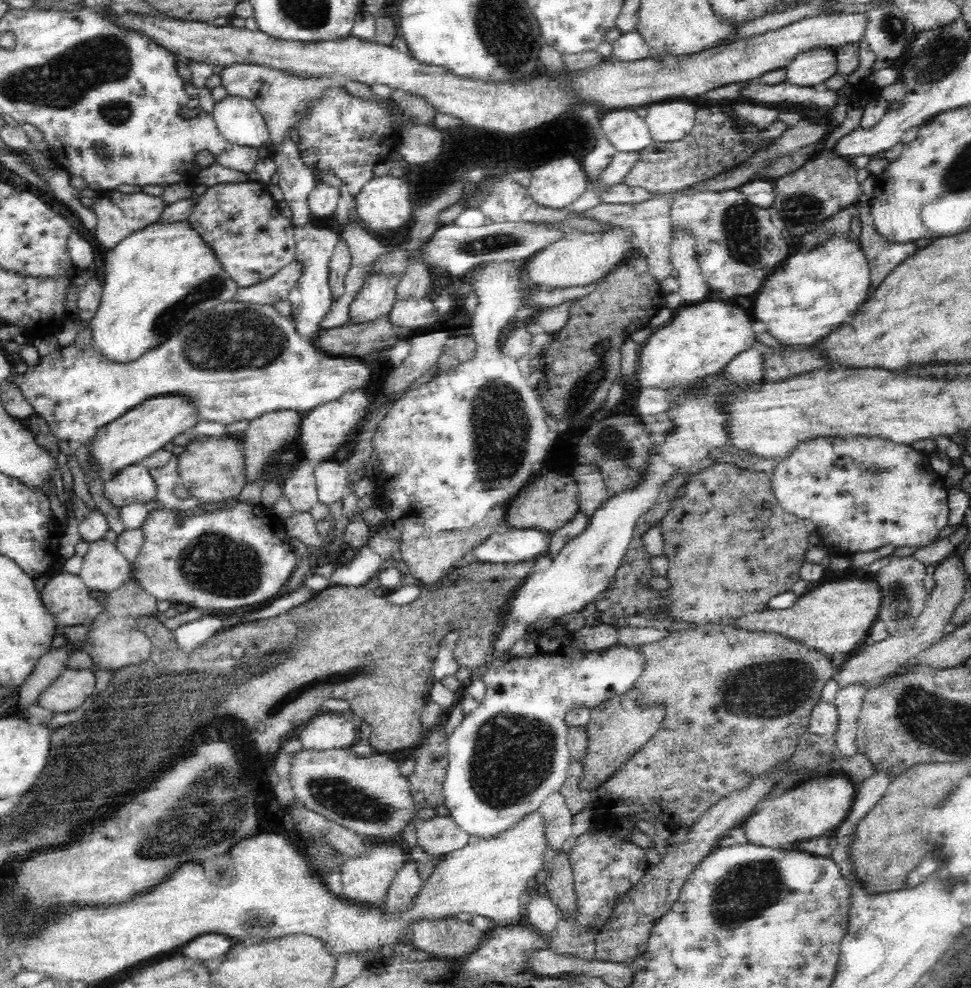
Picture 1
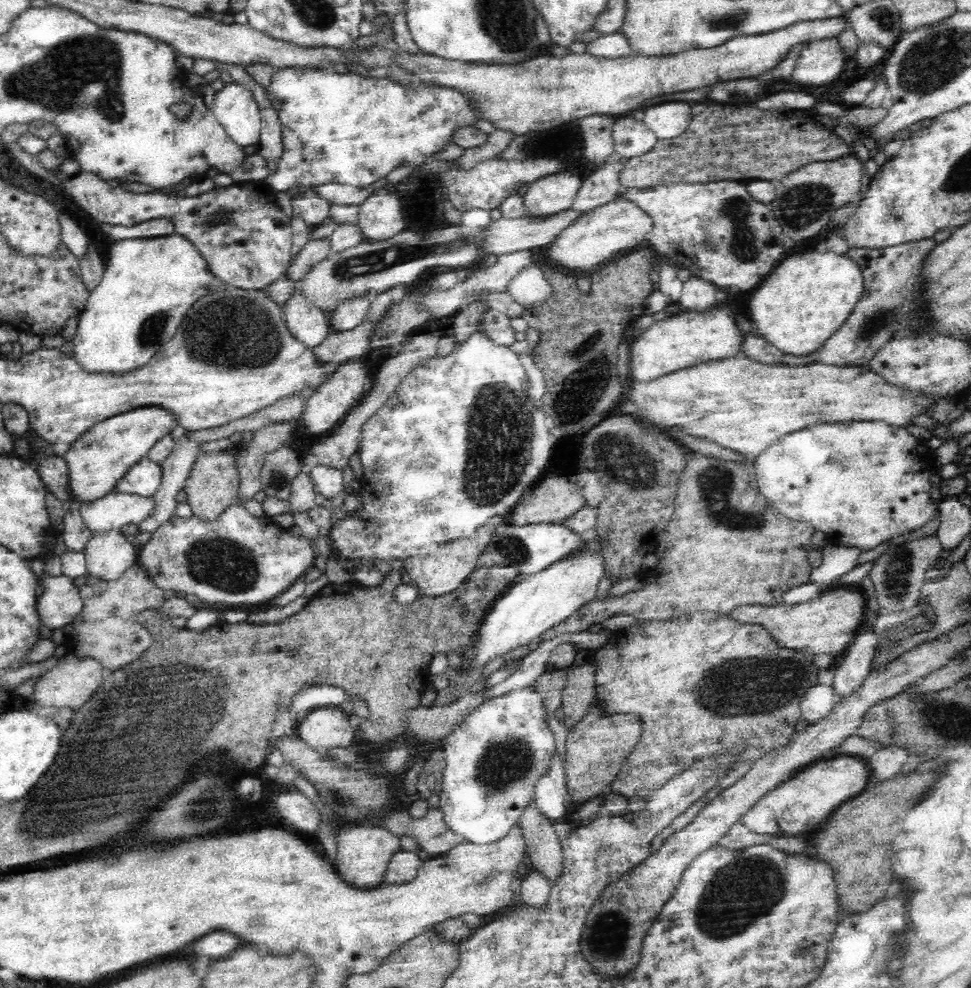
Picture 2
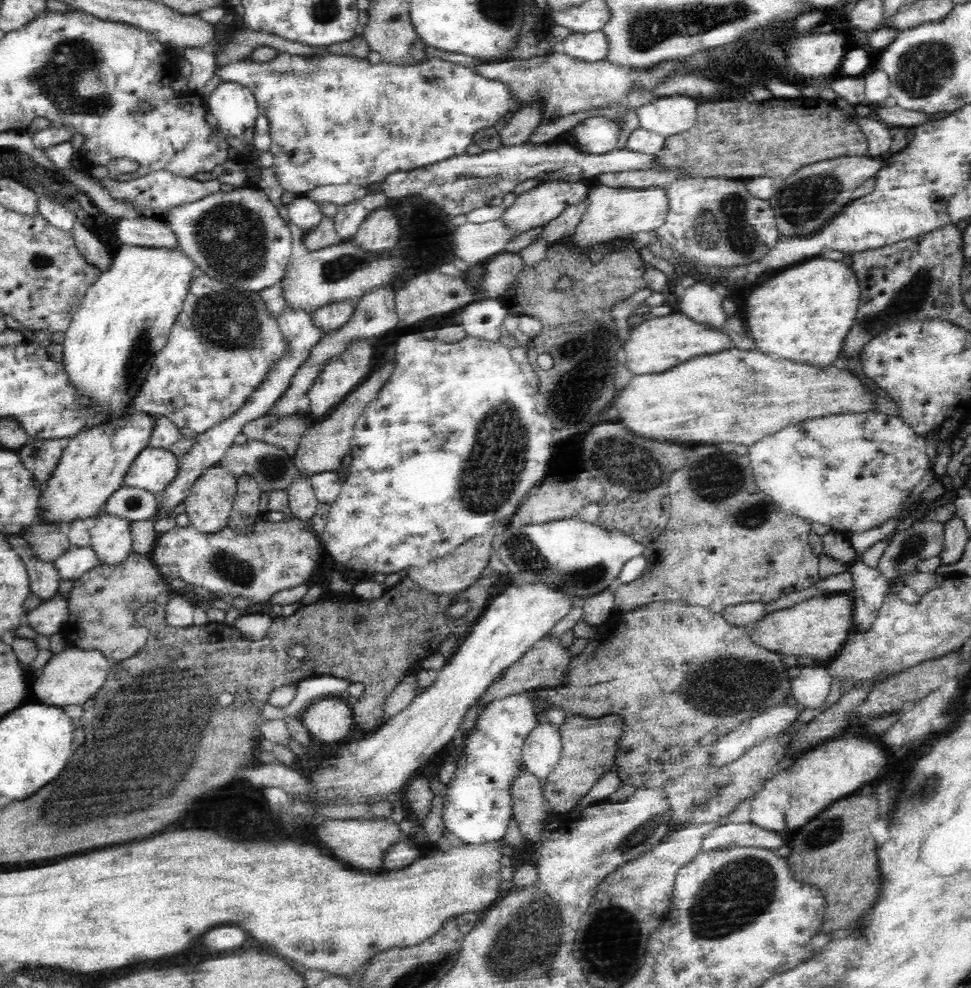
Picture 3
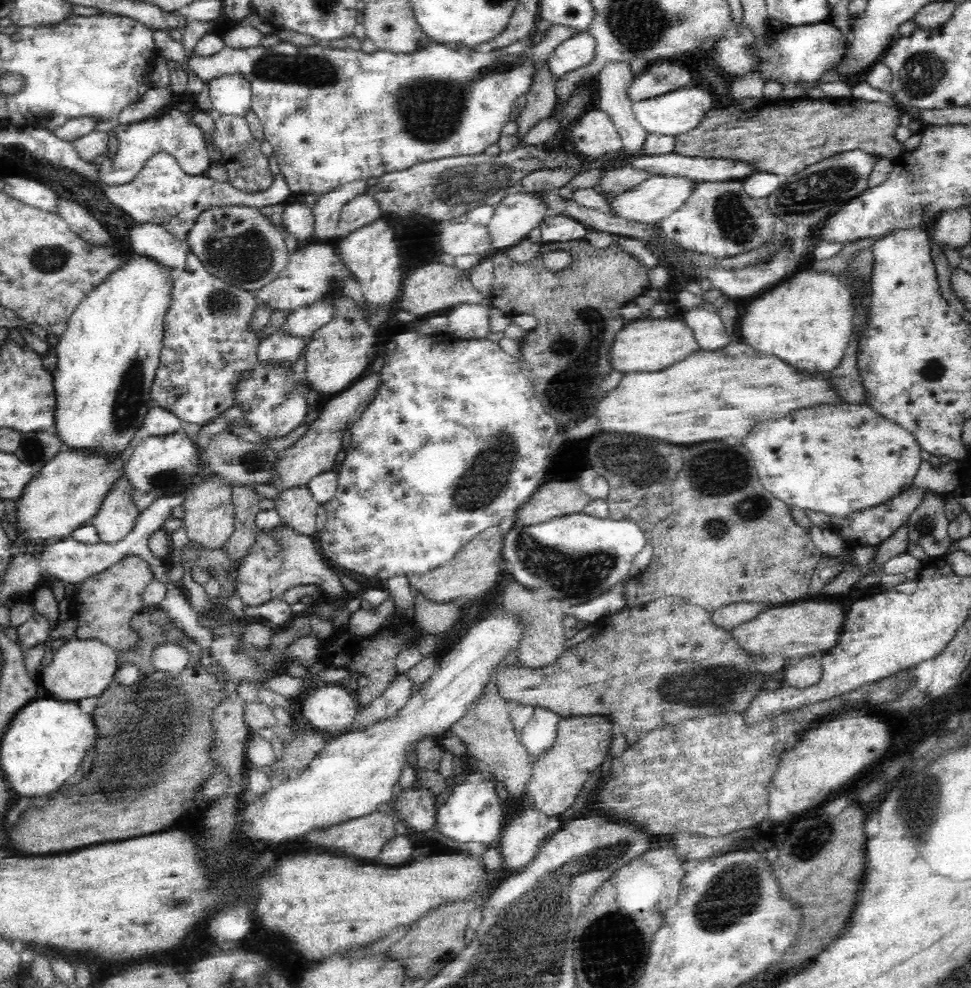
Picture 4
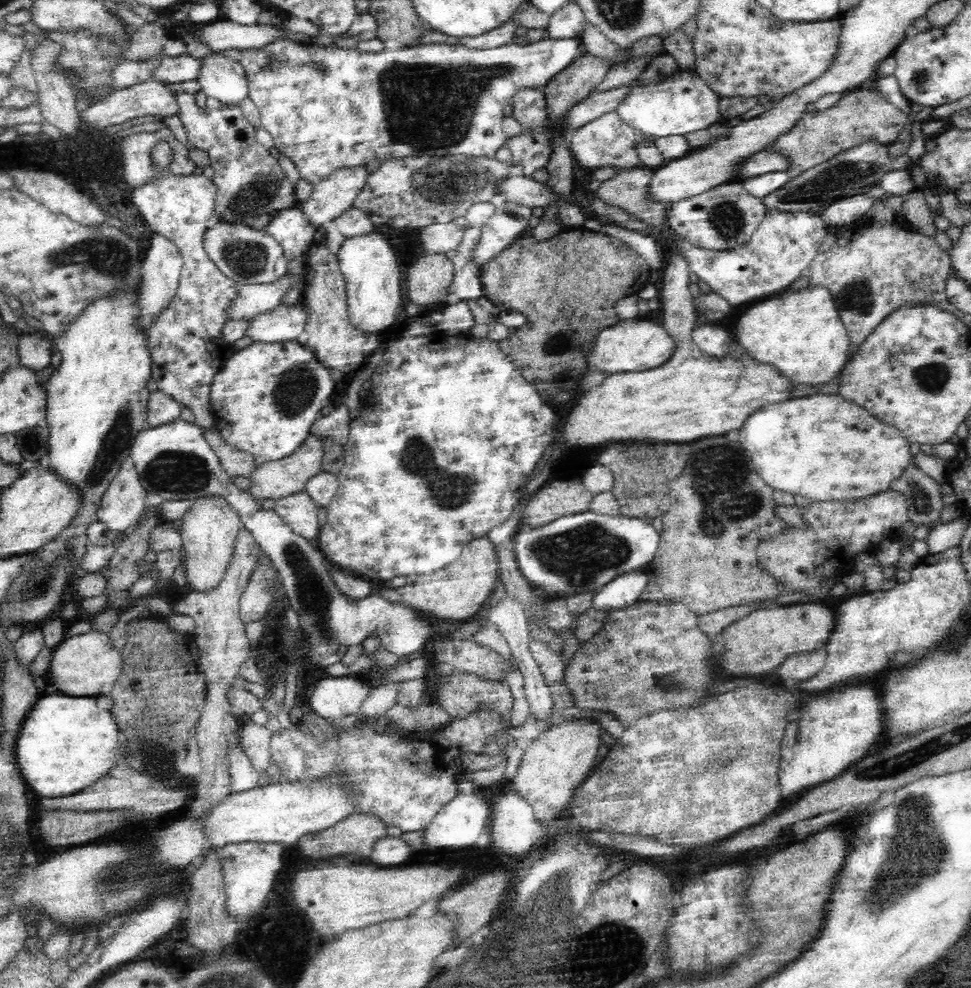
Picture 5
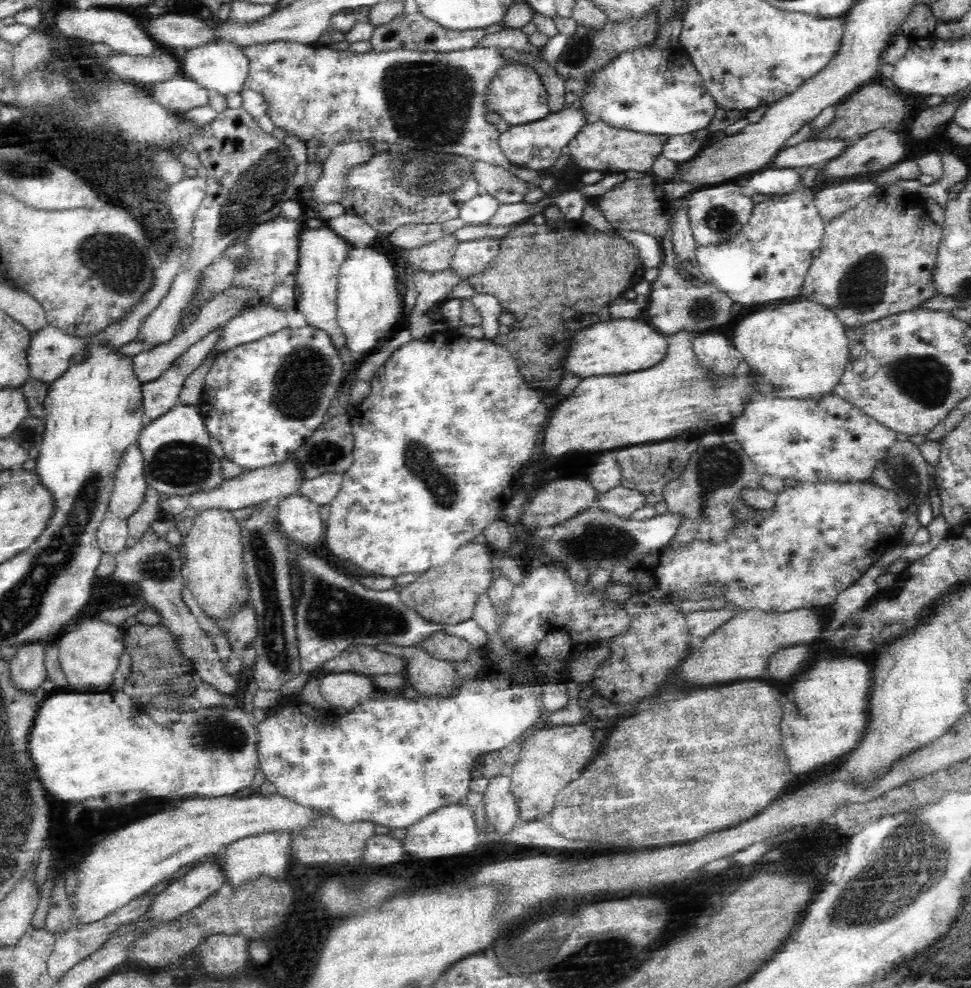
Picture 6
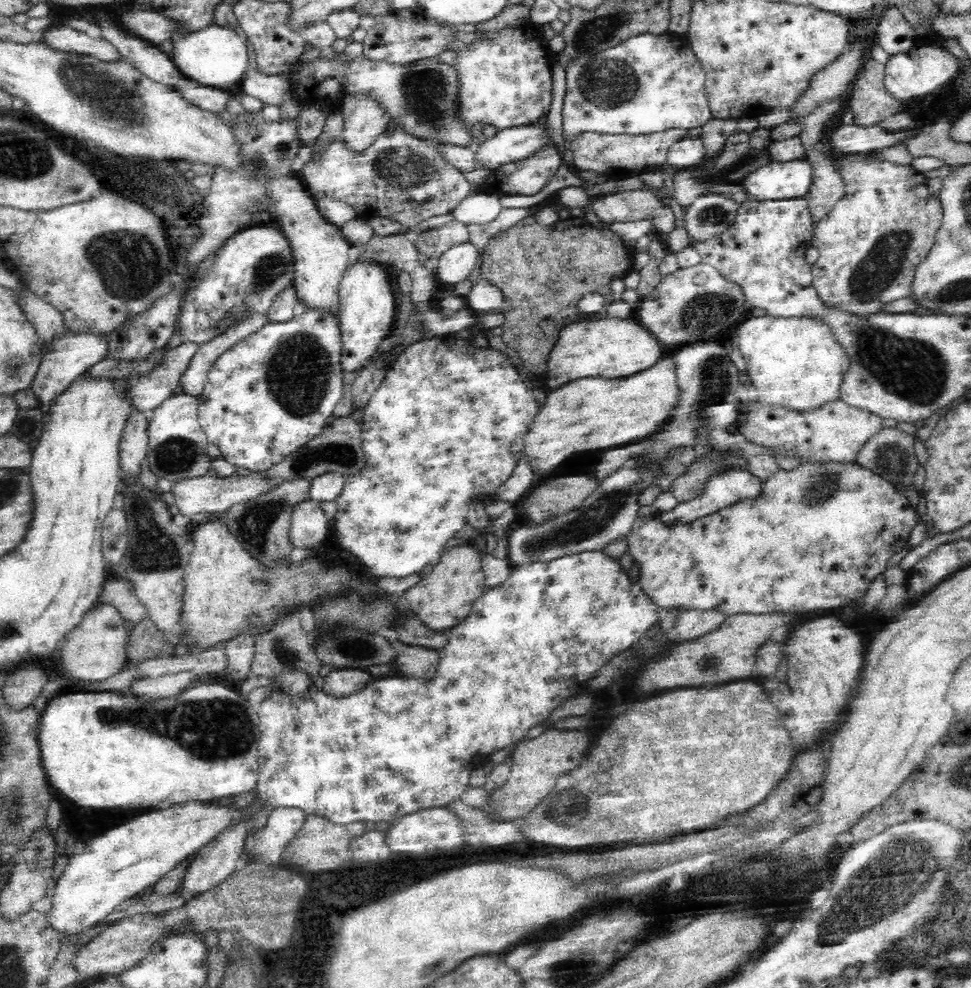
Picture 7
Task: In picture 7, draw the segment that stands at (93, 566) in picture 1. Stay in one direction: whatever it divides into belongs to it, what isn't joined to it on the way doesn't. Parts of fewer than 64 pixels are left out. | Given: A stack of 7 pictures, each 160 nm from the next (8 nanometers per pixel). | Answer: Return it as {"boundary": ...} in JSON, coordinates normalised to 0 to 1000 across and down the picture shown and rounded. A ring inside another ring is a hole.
{"boundary":[[[142,413],[134,415],[134,421],[127,429],[126,443],[124,443],[124,474],[130,481],[142,480],[146,470],[151,465],[153,425]]]}

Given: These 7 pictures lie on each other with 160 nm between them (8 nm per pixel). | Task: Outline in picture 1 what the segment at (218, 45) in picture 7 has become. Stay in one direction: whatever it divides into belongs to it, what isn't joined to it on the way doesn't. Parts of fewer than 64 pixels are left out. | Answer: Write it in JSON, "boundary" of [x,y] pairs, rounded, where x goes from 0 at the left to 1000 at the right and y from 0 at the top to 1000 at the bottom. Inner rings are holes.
{"boundary":[[[234,96],[221,103],[217,116],[237,147],[267,149],[277,140],[272,118],[257,100]]]}

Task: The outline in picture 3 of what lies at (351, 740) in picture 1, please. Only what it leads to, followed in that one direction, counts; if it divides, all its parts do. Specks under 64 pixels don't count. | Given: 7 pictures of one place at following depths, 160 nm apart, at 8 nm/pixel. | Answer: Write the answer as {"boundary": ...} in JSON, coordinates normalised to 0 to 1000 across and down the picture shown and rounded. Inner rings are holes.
{"boundary":[[[346,703],[326,707],[309,725],[319,745],[334,753],[354,750],[365,737],[363,710]]]}

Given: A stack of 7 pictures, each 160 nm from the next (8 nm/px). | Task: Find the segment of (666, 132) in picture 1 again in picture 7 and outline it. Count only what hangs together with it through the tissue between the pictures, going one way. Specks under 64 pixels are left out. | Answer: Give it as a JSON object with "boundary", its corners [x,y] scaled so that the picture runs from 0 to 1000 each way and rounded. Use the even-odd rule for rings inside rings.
{"boundary":[[[686,32],[684,34],[665,34],[650,35],[643,43],[634,44],[632,47],[625,48],[624,51],[600,54],[585,60],[585,65],[581,65],[582,78],[585,81],[585,93],[581,101],[581,136],[583,138],[597,139],[601,135],[616,136],[648,136],[660,137],[682,134],[690,131],[719,130],[725,128],[732,120],[731,104],[729,103],[729,94],[726,90],[727,74],[723,69],[722,63],[713,51],[706,35]]]}

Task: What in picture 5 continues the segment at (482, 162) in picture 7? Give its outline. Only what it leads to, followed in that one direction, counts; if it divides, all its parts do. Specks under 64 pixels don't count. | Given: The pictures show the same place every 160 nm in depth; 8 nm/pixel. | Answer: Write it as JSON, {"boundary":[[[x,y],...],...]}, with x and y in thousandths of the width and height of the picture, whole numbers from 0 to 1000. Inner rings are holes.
{"boundary":[[[575,38],[575,39],[556,39],[552,45],[533,46],[525,44],[521,47],[505,48],[501,51],[488,51],[480,49],[478,46],[468,45],[435,45],[424,48],[411,48],[410,50],[394,50],[392,53],[377,53],[367,49],[350,49],[344,45],[329,47],[325,45],[306,44],[300,39],[290,39],[289,41],[282,41],[274,45],[267,50],[237,50],[228,55],[237,56],[251,68],[256,81],[256,98],[257,101],[266,108],[269,117],[269,128],[274,130],[282,141],[282,148],[288,153],[290,158],[296,158],[305,167],[309,180],[319,184],[323,187],[330,181],[336,180],[340,177],[346,169],[353,167],[366,168],[379,166],[383,162],[391,162],[393,160],[406,160],[406,158],[424,157],[424,156],[441,156],[447,158],[461,158],[461,157],[480,157],[483,159],[501,159],[510,160],[511,153],[523,146],[523,150],[527,153],[528,162],[533,166],[533,174],[540,178],[547,179],[549,174],[560,170],[567,155],[567,147],[573,140],[573,133],[589,134],[591,131],[601,128],[601,124],[608,123],[616,119],[619,115],[632,112],[633,107],[642,99],[642,89],[636,88],[624,92],[611,92],[606,99],[597,101],[593,107],[587,109],[583,113],[583,117],[577,123],[577,130],[570,130],[570,128],[559,128],[558,130],[538,131],[535,138],[523,140],[517,133],[517,121],[519,121],[519,109],[525,104],[525,99],[530,95],[533,88],[556,88],[560,89],[561,85],[566,83],[566,79],[571,79],[571,75],[575,74],[581,68],[585,67],[593,56],[599,51],[599,43],[597,38]]]}

